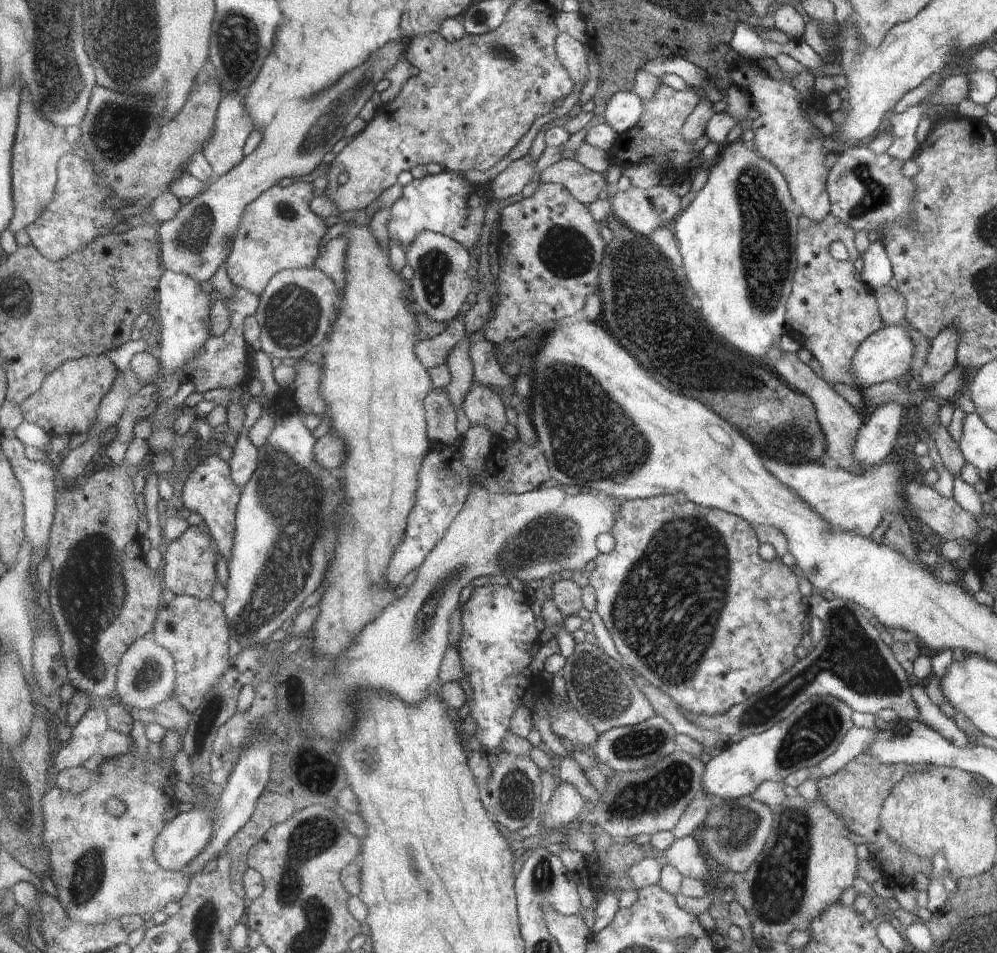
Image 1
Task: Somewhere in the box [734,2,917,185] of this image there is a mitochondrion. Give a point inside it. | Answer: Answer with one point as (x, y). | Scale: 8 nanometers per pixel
(807, 135)

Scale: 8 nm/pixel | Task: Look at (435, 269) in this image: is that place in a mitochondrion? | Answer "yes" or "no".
yes

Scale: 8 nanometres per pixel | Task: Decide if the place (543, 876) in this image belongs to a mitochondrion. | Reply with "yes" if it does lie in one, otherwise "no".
yes

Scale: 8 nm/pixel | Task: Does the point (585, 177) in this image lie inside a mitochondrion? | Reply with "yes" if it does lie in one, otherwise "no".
no

